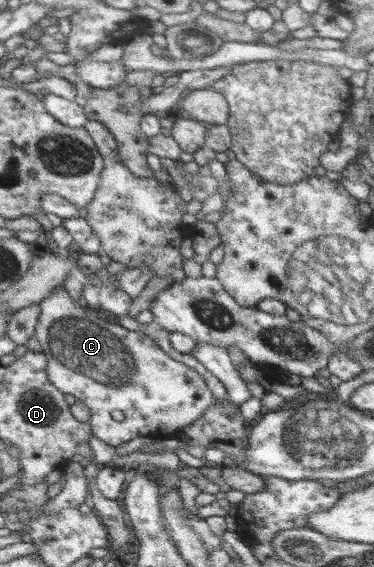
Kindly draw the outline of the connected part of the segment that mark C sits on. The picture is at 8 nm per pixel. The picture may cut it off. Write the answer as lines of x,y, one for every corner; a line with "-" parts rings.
55,287
50,295
47,295
39,304
40,309
39,318
37,319
37,324
34,328
35,339
39,342
41,346
41,354
46,358
46,373
49,383
56,387
62,394
68,393
73,395
76,401
81,401
83,405
89,408
89,420
88,425
90,426
90,431
95,438
99,441
103,441
111,447
117,447
125,441
131,441
137,437
156,439
166,439
174,437
177,431
181,431
183,428
187,428
193,421
196,421
207,409
209,405
213,405
213,401
216,399
209,391
209,388
204,383
204,379
193,371
191,366
185,366
183,363
174,361
171,357
168,357
149,337
146,337
143,333
138,333
135,331
127,331
115,323
107,323
106,320
97,315
91,314
82,305
82,303
73,303
71,301
68,293
65,292
63,287

